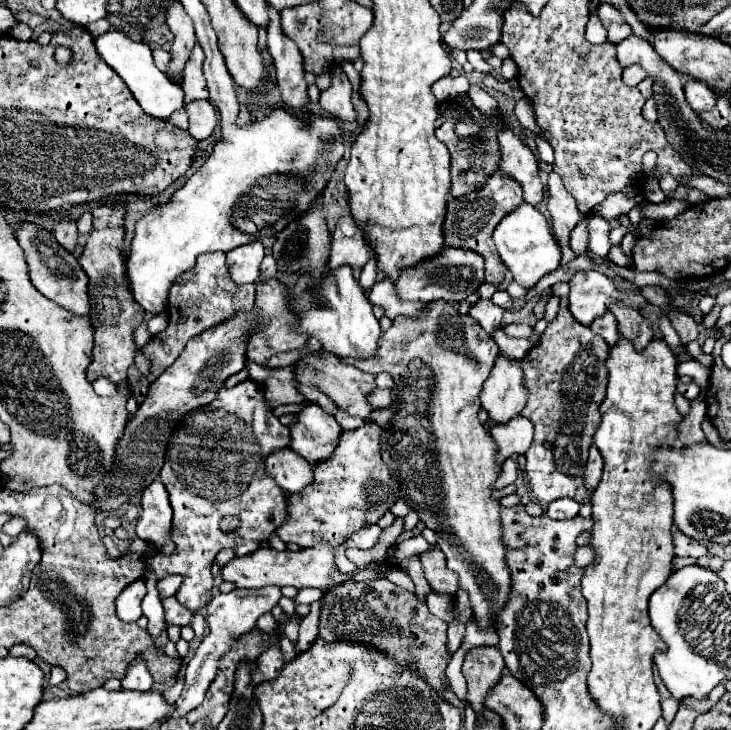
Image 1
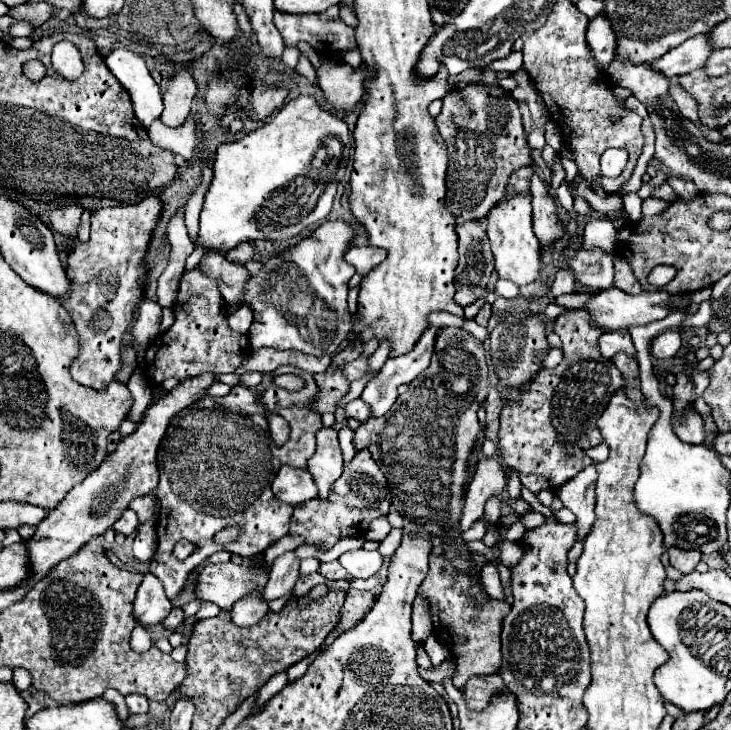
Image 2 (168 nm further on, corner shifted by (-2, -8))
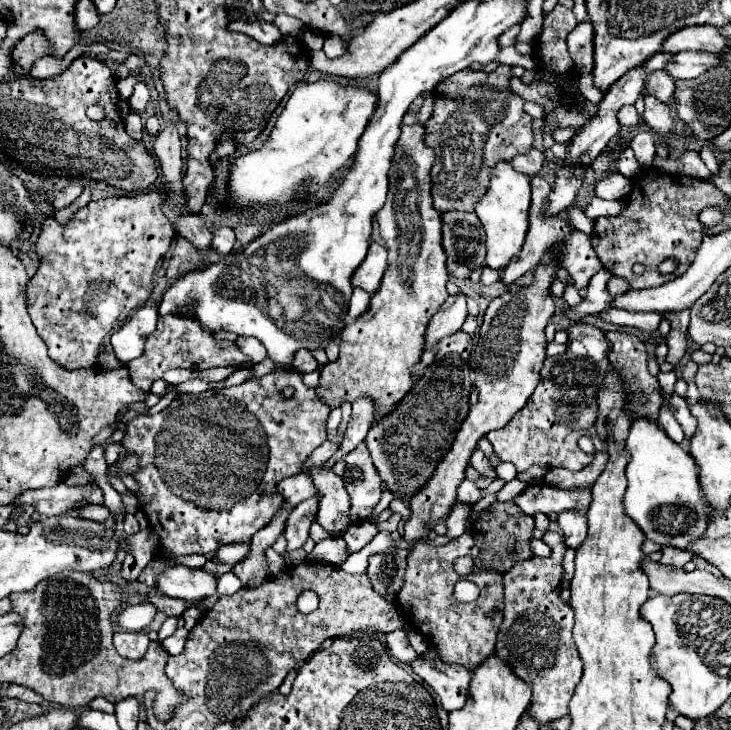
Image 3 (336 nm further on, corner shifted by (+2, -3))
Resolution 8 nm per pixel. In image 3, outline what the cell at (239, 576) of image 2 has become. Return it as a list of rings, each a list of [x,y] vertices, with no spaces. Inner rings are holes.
[[[172,566],[166,568],[156,582],[166,596],[180,600],[204,600],[208,596],[216,596],[218,574],[212,574],[204,568]]]

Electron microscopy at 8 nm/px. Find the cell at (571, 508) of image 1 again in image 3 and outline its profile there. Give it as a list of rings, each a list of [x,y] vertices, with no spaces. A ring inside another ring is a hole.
[[[532,484],[514,498],[514,504],[524,514],[558,514],[562,510],[574,510],[578,506],[578,494],[570,490],[558,490],[546,484]]]

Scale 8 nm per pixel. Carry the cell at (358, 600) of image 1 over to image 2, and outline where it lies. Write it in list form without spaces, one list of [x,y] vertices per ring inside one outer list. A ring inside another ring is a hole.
[[[350,589],[348,595],[346,595],[346,601],[344,601],[344,607],[342,607],[342,613],[340,613],[340,623],[338,623],[338,631],[348,631],[352,629],[370,609],[372,609],[372,603],[376,599],[372,597],[370,591],[358,591],[358,589]]]

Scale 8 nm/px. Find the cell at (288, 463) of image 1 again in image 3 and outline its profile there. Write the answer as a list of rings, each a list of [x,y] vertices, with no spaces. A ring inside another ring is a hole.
[[[300,472],[300,474],[290,476],[290,478],[282,478],[276,484],[276,488],[284,496],[284,500],[290,502],[292,506],[296,506],[296,504],[300,504],[316,494],[316,486],[306,472]]]

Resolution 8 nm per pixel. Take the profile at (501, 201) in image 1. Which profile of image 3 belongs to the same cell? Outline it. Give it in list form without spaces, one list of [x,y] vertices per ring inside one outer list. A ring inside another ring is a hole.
[[[532,148],[526,154],[516,156],[510,164],[516,172],[520,172],[524,176],[536,176],[538,170],[542,168],[542,162],[544,162],[544,152],[538,152],[538,150]]]

